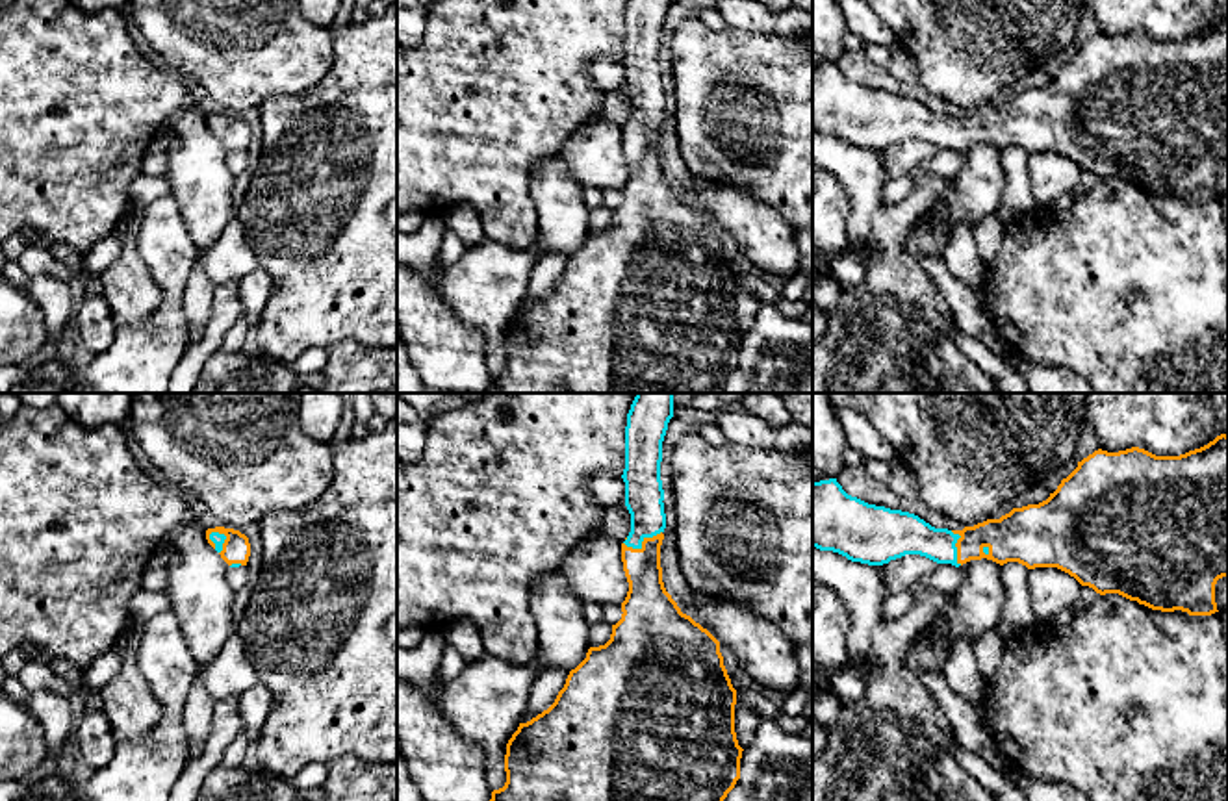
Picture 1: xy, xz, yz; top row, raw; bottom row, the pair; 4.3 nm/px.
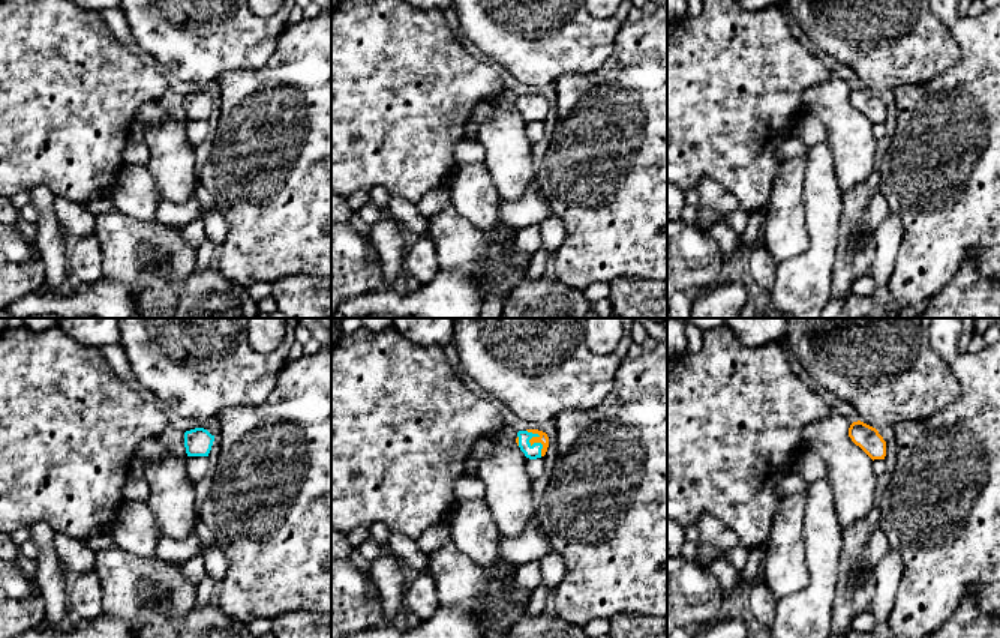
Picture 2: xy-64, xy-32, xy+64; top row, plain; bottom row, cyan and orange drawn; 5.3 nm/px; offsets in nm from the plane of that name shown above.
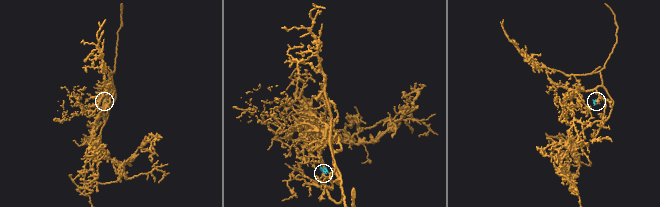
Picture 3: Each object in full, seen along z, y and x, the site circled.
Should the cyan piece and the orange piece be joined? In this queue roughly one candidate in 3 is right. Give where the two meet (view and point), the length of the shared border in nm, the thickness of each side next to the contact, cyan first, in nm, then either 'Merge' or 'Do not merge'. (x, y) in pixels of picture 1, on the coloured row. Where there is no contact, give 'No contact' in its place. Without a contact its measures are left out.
Touches cyan at xz (640, 544). Shared border 180 nm. Thickness 170 nm (cyan) against 180 nm. Merge

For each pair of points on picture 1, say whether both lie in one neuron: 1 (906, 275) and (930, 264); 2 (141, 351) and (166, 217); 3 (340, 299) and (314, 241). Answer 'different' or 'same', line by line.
1: different
2: same
3: same

